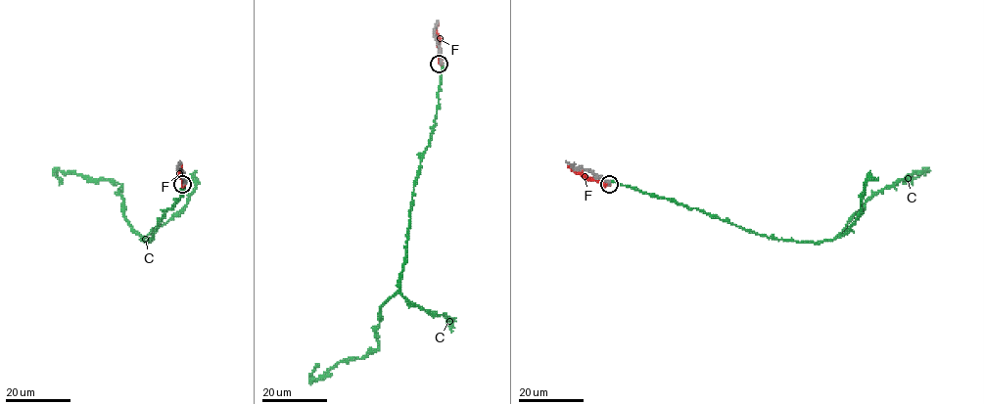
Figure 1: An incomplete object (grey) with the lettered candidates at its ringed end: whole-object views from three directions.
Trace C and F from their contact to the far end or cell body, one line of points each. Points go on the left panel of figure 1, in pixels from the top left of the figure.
C: (185, 181), (178, 199), (146, 243), (124, 215), (119, 184), (57, 170), (59, 185)
F: (183, 184), (180, 164)

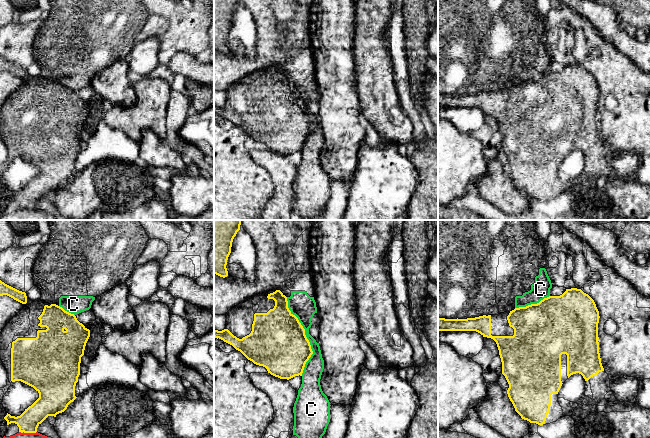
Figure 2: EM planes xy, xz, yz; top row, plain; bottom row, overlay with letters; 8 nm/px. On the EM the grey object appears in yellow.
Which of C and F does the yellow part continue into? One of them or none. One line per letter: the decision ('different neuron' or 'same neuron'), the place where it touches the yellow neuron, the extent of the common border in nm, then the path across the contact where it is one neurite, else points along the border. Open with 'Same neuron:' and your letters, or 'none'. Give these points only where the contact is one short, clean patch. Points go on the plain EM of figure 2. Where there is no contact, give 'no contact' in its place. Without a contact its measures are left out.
Same neuron: none
C: different neuron; contact xz (305, 112); length 650 nm
F: different neuron; contact xy (28, 208); length 140 nm; border xy (19, 207), (36, 208)

